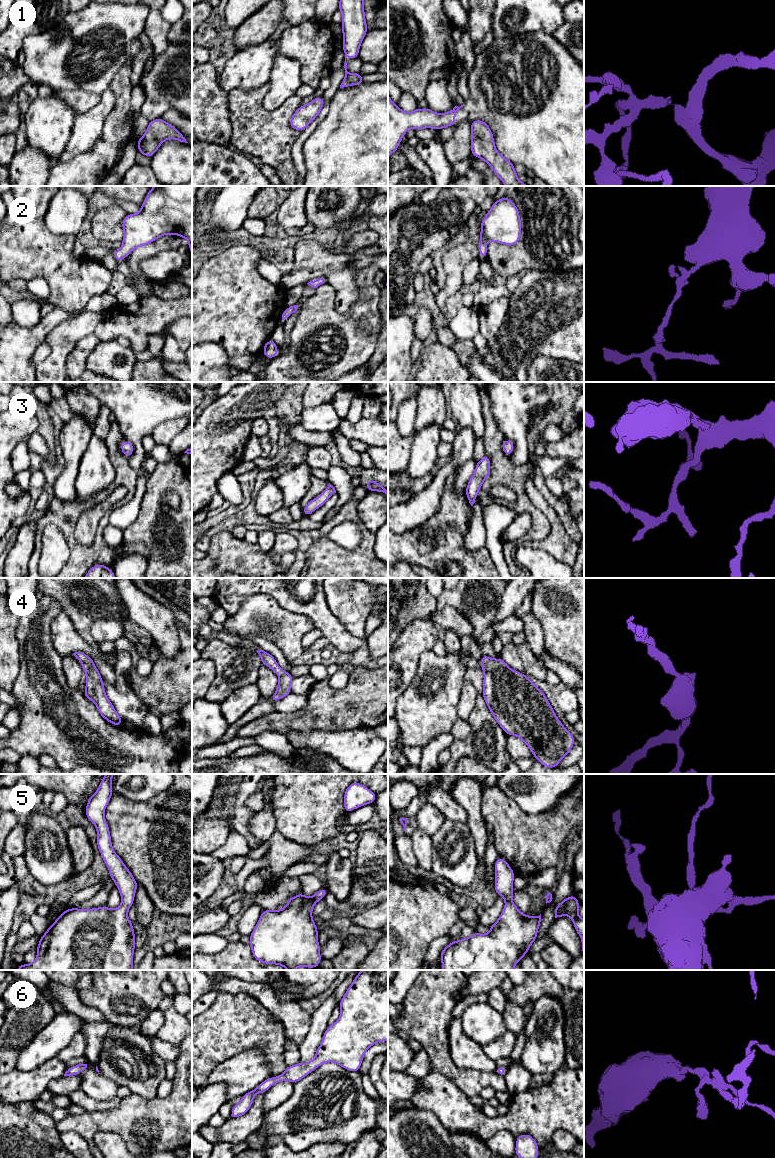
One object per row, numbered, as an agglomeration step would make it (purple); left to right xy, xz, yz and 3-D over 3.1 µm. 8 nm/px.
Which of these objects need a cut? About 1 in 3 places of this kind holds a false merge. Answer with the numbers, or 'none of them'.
1

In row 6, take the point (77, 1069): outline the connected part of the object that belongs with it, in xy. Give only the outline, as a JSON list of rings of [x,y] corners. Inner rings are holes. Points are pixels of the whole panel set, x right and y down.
[[[78,1064],[76,1066],[69,1067],[64,1076],[78,1075],[87,1068],[87,1064]]]

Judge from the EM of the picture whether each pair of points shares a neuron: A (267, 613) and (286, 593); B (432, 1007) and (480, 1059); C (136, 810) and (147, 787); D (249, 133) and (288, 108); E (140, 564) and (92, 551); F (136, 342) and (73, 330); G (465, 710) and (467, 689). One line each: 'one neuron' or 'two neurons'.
A: two neurons
B: two neurons
C: two neurons
D: one neuron
E: two neurons
F: one neuron
G: one neuron

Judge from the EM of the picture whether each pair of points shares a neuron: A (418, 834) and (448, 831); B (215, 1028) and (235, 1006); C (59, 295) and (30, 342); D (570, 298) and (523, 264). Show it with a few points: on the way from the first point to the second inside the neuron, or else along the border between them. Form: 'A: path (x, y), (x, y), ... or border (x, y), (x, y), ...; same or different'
A: border (431, 837), (432, 861); different
B: path (220, 1023), (232, 1011); same
C: border (55, 307), (73, 312); different
D: border (553, 270), (527, 270), (525, 272); different

